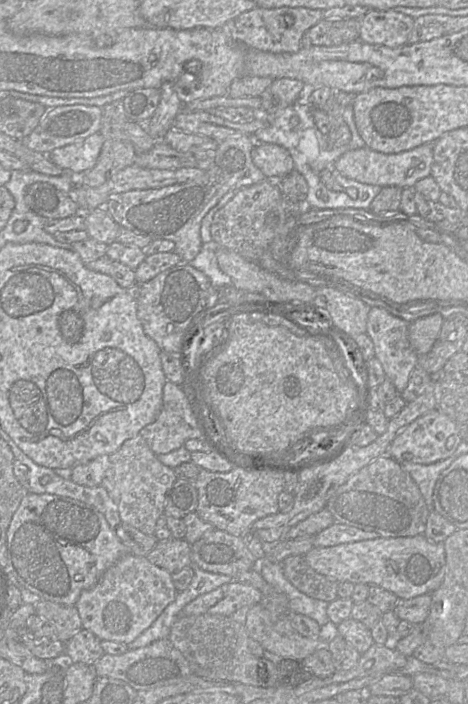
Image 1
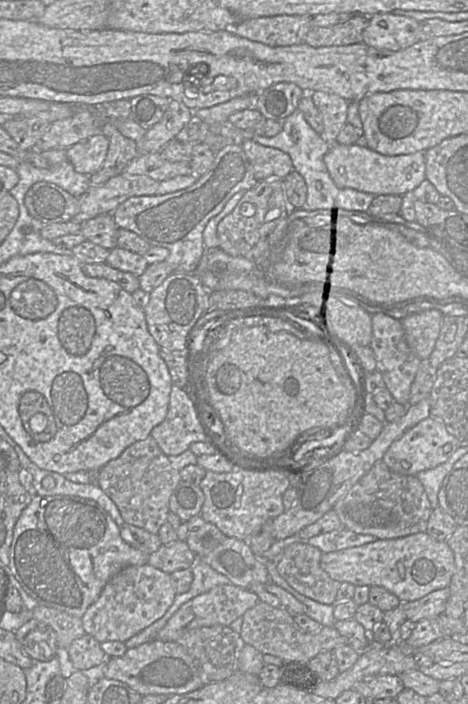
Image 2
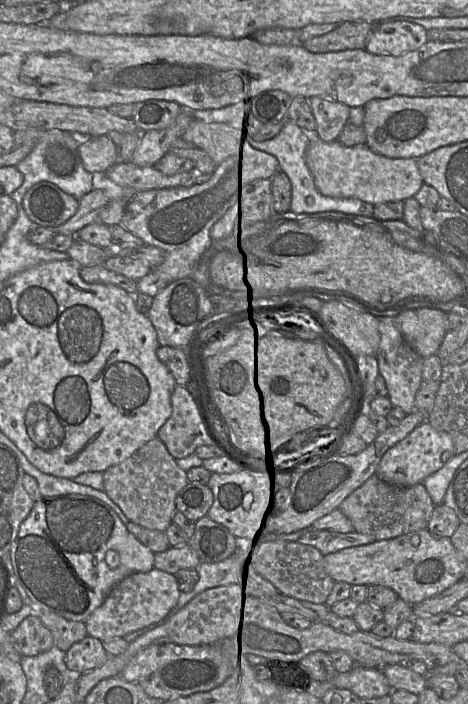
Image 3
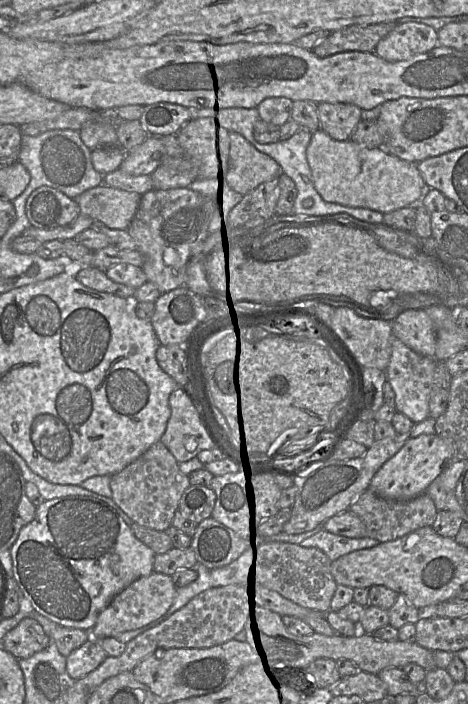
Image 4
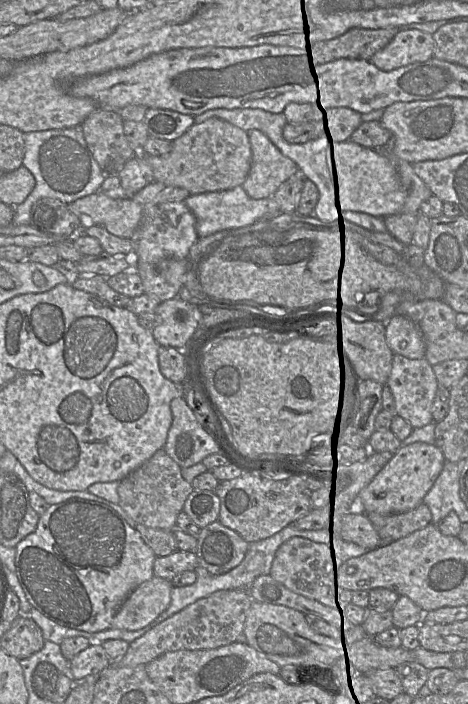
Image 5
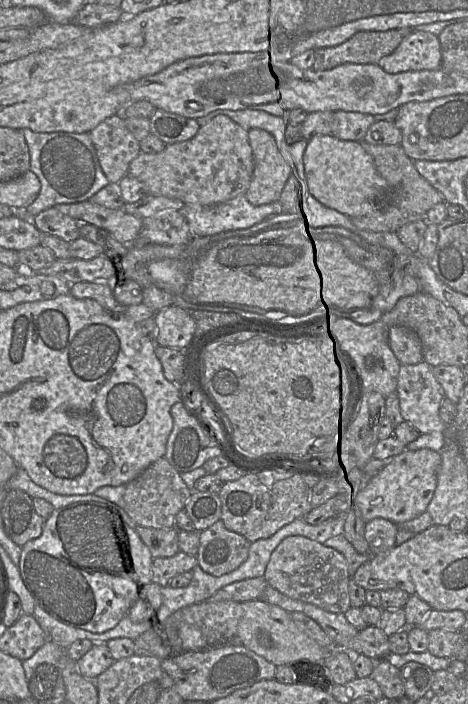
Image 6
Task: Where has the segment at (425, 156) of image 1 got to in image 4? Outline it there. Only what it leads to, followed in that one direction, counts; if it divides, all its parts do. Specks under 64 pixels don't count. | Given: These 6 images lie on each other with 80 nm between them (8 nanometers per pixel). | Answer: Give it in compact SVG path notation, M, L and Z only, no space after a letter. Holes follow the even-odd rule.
M323 130L313 132L306 155L314 186L329 203L386 214L416 205L429 189L417 163L402 160L383 148L367 148L351 140L334 140Z

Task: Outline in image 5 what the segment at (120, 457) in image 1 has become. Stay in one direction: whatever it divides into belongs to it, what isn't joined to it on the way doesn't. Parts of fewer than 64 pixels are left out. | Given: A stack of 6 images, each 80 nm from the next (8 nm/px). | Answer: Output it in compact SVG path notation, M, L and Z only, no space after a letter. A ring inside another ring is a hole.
M162 448L120 480L117 492L119 505L137 524L172 531L177 528L177 516L183 510L184 503L193 489L191 483L184 479L181 467Z

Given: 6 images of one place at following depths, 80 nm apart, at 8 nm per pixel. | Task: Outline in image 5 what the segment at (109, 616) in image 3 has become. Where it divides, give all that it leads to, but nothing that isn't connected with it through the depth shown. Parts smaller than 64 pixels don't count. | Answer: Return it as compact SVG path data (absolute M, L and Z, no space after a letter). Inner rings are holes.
M156 576L143 582L118 609L110 629L137 631L148 626L169 607L172 588L170 581Z

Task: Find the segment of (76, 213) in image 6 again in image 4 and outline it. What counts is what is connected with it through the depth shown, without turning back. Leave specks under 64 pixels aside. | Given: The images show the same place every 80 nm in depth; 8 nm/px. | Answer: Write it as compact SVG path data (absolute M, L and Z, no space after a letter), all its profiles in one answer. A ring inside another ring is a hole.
M106 185L89 189L74 200L80 214L89 216L95 224L110 229L127 230L140 202L141 195Z

